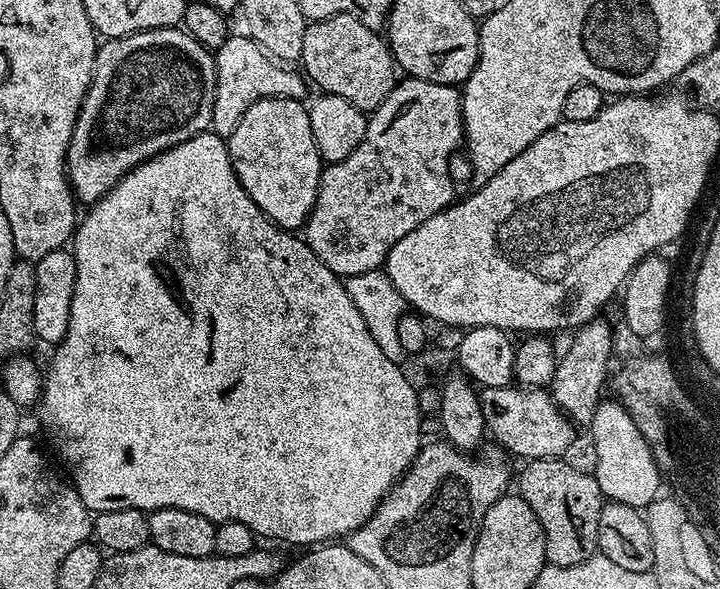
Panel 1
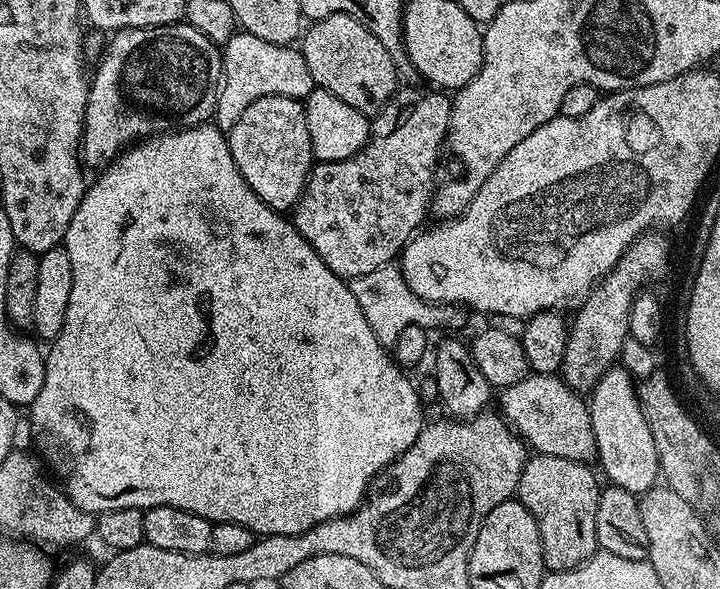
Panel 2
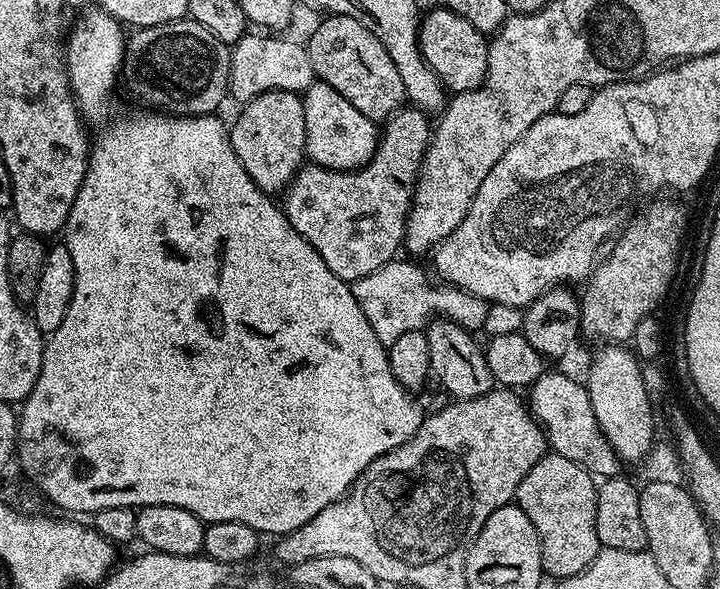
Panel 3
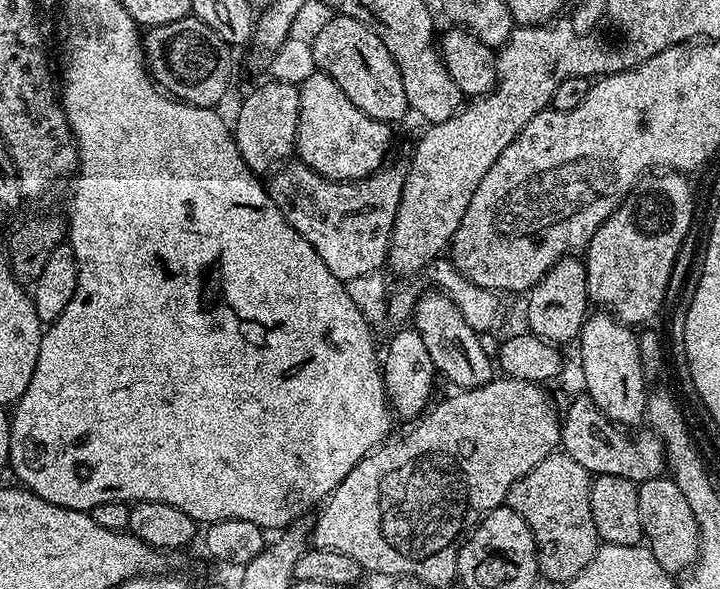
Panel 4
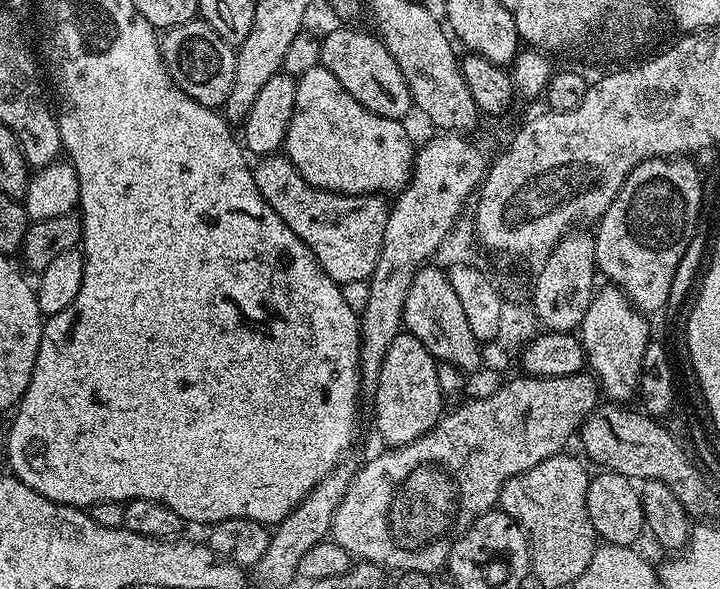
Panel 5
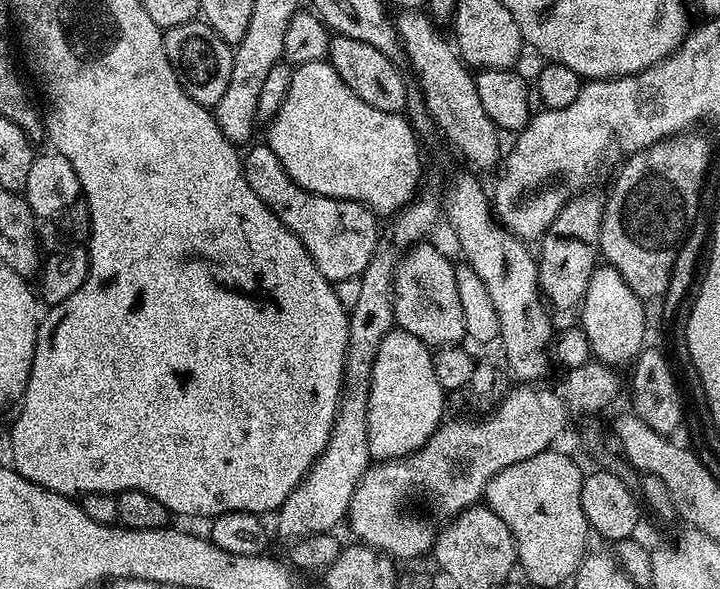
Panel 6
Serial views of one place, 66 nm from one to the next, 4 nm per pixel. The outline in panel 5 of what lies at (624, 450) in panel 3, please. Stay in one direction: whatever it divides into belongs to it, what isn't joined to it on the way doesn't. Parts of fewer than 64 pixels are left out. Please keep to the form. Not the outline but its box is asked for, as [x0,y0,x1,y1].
[578,286,650,402]

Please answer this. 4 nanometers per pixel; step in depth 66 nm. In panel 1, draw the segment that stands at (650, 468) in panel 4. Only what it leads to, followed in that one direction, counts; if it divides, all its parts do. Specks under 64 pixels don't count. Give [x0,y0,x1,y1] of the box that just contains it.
[480,386,577,461]

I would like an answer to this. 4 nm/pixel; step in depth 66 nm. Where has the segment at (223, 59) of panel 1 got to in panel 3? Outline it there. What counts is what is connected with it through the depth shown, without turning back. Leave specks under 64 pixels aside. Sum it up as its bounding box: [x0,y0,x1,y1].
[228,34,316,102]

